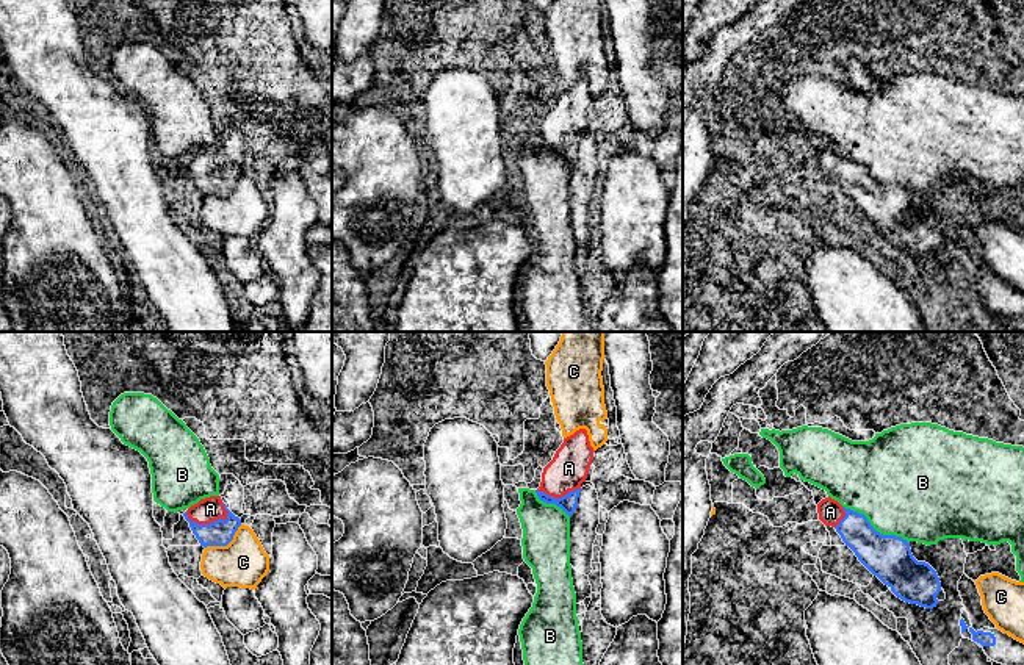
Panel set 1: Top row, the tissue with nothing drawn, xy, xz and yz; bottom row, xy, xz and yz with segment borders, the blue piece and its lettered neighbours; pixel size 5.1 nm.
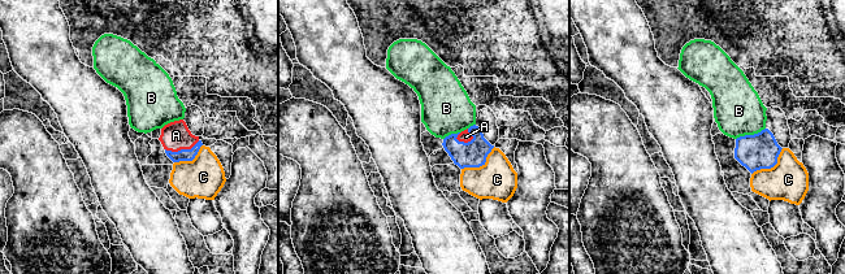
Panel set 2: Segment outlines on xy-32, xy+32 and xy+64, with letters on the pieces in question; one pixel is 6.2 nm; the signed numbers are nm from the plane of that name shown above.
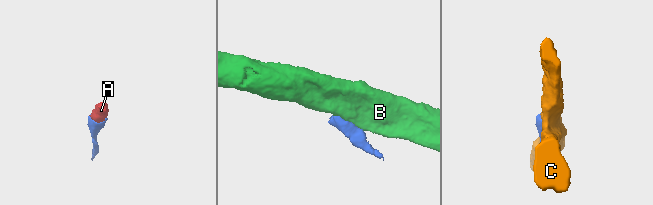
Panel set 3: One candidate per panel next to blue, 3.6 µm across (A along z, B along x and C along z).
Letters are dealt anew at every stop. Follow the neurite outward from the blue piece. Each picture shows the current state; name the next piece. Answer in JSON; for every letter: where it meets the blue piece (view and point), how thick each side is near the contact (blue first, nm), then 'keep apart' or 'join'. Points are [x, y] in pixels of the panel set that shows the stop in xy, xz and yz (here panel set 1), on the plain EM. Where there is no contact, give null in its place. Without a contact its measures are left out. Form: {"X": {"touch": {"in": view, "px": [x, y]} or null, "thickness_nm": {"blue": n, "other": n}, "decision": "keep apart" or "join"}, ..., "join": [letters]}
{"A": {"touch": {"in": "xy", "px": [210, 172]}, "thickness_nm": {"blue": 130, "other": 130}, "decision": "join"}, "B": {"touch": {"in": "yz", "px": [874, 179]}, "thickness_nm": {"blue": 240, "other": 460}, "decision": "keep apart"}, "C": {"touch": {"in": "xy", "px": [226, 194]}, "thickness_nm": {"blue": 130, "other": 240}, "decision": "keep apart"}, "join": ["A"]}

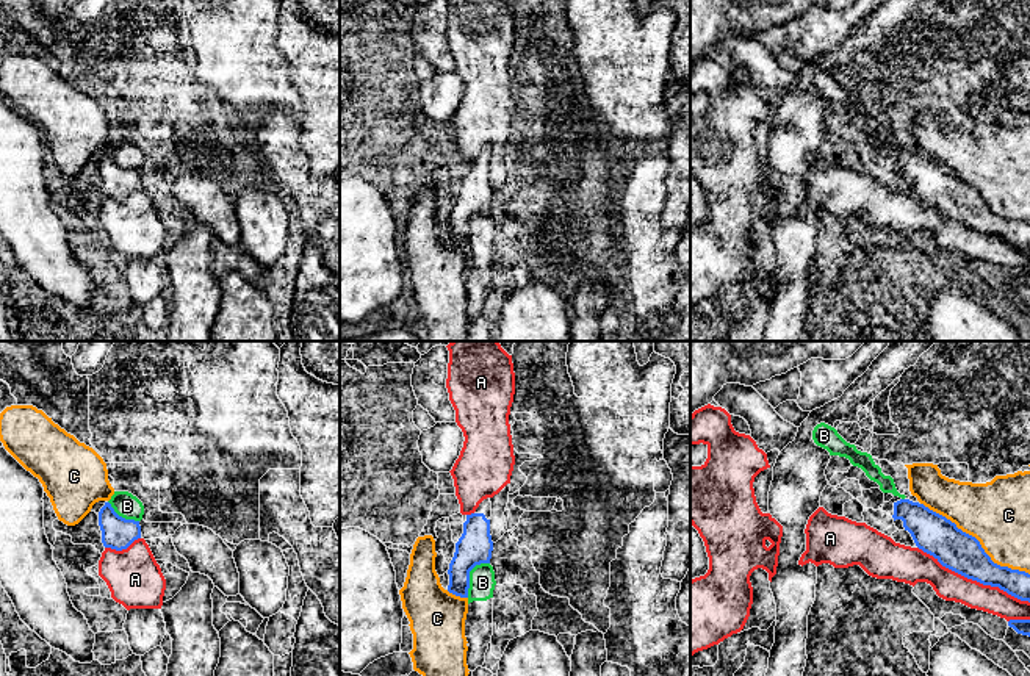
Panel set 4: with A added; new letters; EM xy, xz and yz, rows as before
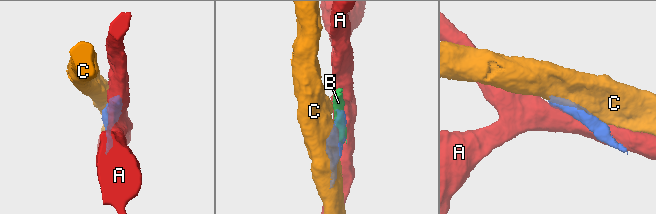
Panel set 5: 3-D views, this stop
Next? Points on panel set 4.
{"A": {"touch": {"in": "yz", "px": [974, 229]}, "thickness_nm": {"blue": 200, "other": 150}, "decision": "keep apart"}, "B": {"touch": {"in": "xz", "px": [468, 224]}, "thickness_nm": {"blue": 180, "other": 130}, "decision": "keep apart"}, "C": {"touch": {"in": "yz", "px": [977, 190]}, "thickness_nm": {"blue": 200, "other": 340}, "decision": "keep apart"}, "join": []}

